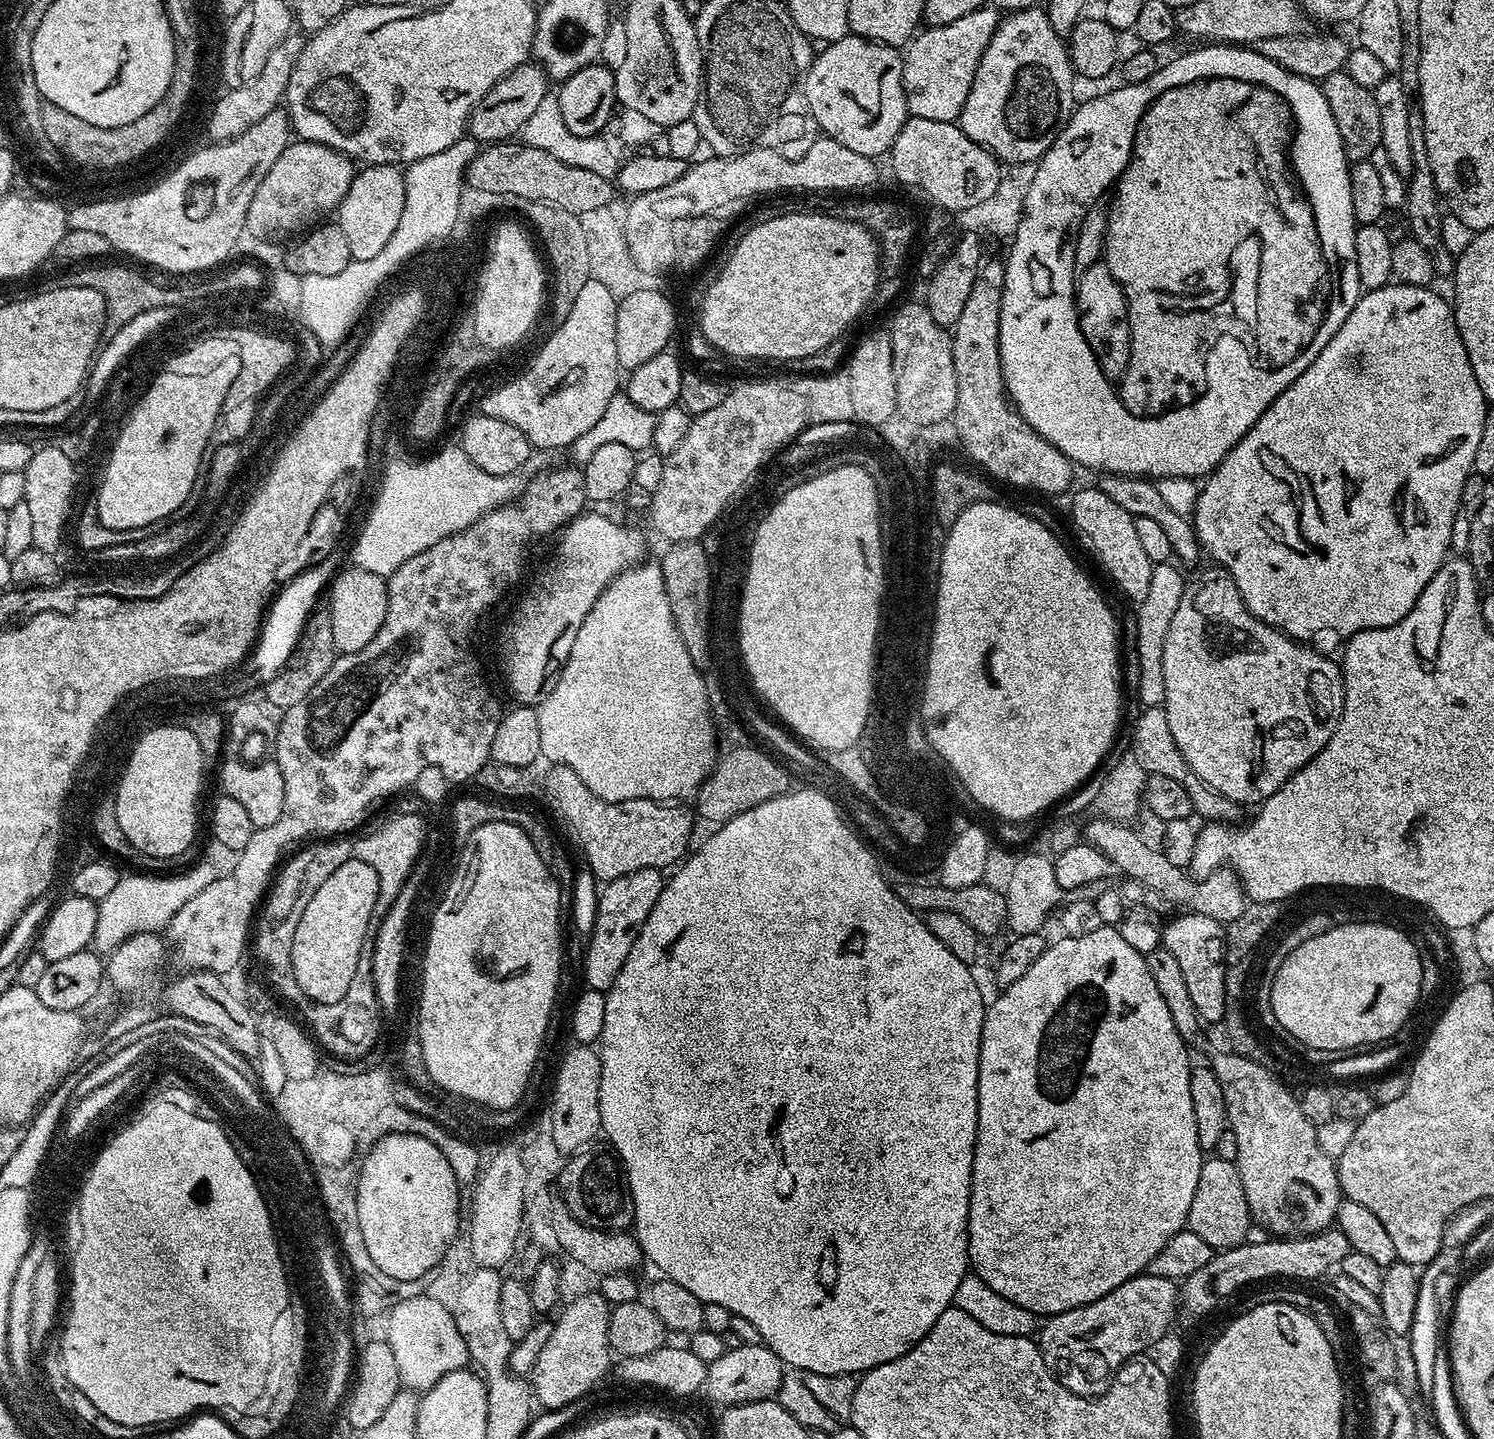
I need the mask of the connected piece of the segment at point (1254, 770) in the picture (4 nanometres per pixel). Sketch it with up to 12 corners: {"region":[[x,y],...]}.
{"region":[[1185,583],[1162,707],[1188,769],[1259,806],[1330,742],[1344,674]]}

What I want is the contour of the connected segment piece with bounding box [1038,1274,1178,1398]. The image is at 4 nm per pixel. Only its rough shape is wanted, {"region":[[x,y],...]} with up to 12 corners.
{"region":[[1141,1274],[1047,1317],[1040,1353],[1099,1398],[1170,1332],[1177,1281]]}

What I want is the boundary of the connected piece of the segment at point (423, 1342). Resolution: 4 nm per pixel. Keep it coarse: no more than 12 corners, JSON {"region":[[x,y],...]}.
{"region":[[428,1294],[387,1313],[409,1392],[469,1363],[451,1311]]}

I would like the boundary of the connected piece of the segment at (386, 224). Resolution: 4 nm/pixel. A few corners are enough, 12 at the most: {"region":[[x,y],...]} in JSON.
{"region":[[355,173],[338,207],[354,260],[374,258],[402,218],[404,173]]}

